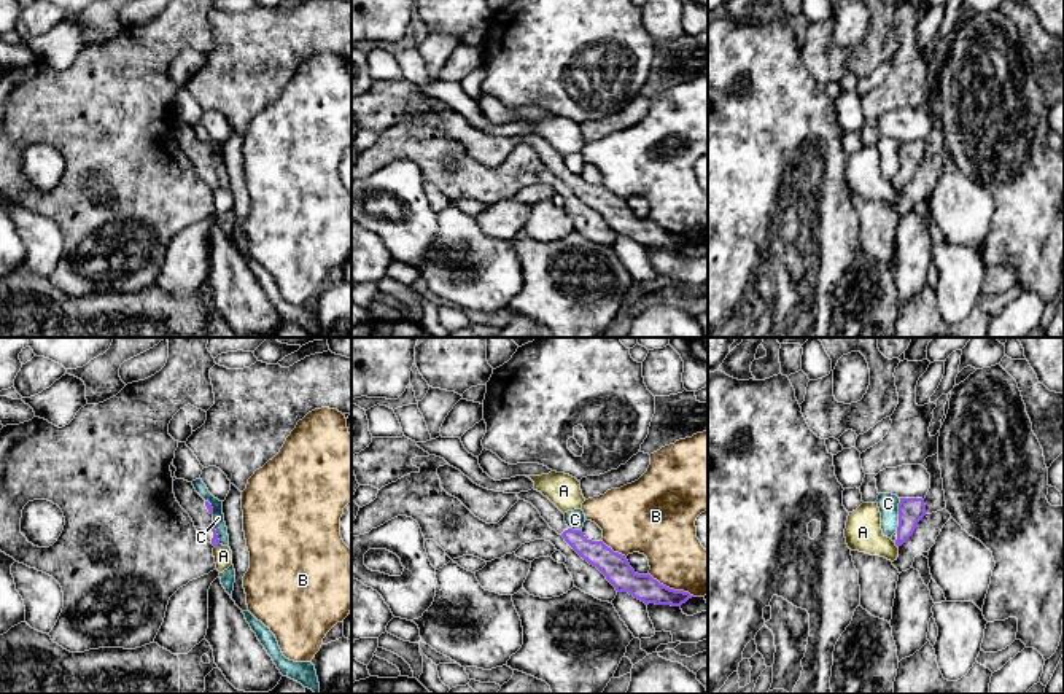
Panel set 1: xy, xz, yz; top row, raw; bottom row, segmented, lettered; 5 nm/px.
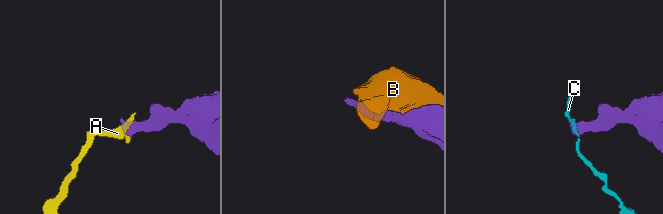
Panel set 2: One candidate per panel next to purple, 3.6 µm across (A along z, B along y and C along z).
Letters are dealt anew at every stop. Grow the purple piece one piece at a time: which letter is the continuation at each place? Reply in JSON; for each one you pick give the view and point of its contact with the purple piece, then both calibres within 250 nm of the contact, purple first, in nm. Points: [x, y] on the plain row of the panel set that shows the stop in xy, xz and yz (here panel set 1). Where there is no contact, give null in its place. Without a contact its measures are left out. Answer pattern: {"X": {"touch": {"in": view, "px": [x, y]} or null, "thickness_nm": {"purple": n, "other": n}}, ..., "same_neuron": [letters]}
{"same_neuron": []}

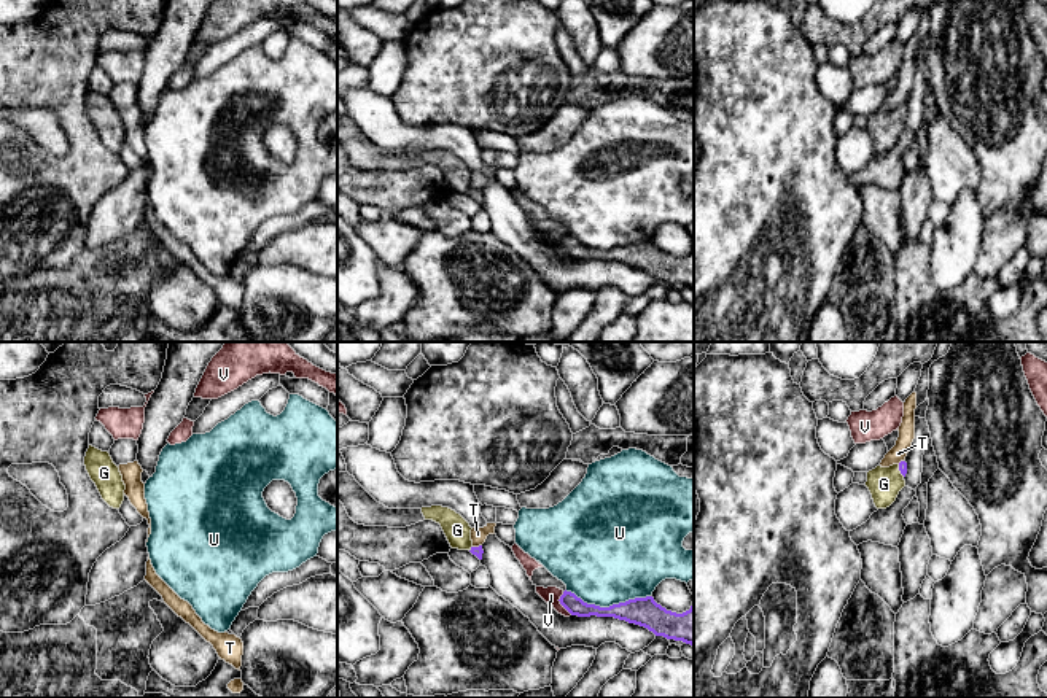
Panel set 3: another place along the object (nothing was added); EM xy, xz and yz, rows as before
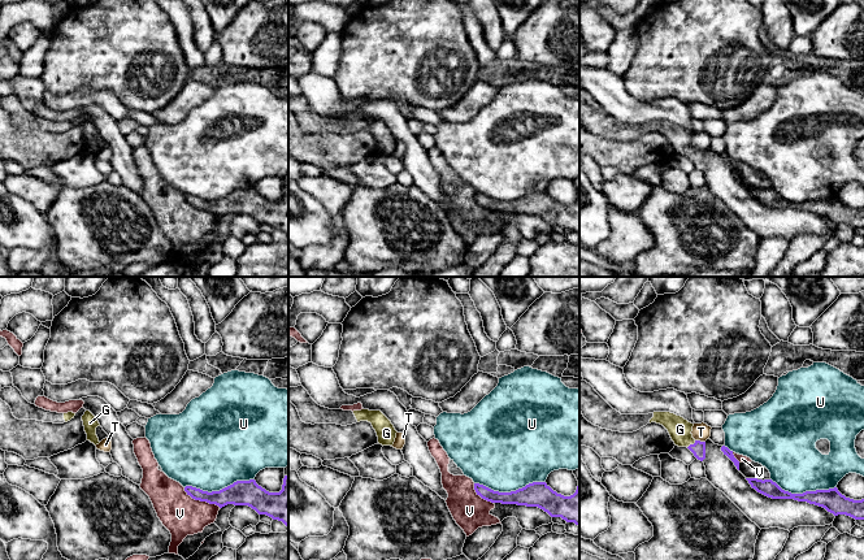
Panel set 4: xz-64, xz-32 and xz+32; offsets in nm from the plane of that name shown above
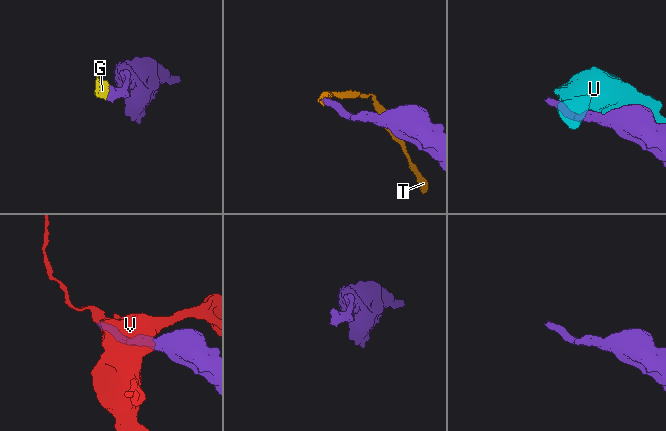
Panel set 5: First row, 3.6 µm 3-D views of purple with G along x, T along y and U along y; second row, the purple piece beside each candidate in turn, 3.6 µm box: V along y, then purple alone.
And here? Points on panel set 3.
{"G": {"touch": {"in": "yz", "px": [899, 113]}, "thickness_nm": {"purple": 50, "other": 160}}, "same_neuron": ["G"]}

